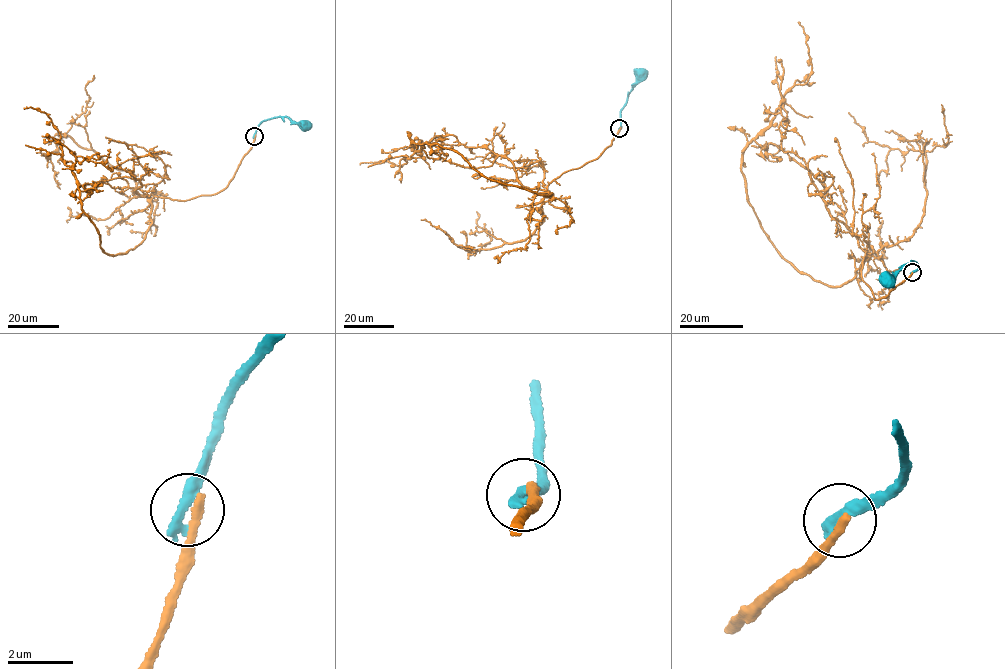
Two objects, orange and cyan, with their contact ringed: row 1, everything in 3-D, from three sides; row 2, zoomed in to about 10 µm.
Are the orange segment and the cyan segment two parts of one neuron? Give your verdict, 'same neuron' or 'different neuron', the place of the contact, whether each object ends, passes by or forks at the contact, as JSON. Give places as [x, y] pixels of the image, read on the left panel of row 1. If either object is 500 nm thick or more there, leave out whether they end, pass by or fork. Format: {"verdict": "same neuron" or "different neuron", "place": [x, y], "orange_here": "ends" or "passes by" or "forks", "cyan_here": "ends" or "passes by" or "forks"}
{"verdict": "different neuron", "place": [254, 136], "orange_here": "ends", "cyan_here": "ends"}

